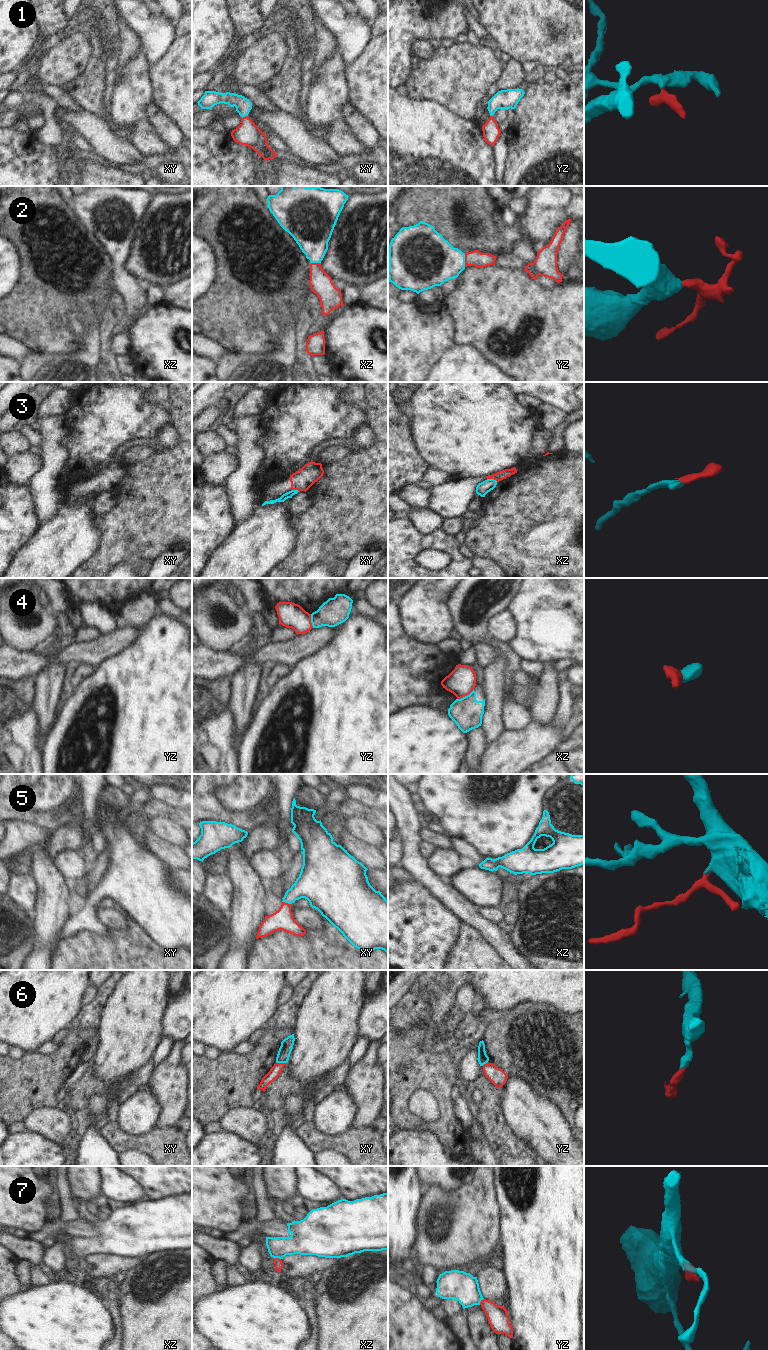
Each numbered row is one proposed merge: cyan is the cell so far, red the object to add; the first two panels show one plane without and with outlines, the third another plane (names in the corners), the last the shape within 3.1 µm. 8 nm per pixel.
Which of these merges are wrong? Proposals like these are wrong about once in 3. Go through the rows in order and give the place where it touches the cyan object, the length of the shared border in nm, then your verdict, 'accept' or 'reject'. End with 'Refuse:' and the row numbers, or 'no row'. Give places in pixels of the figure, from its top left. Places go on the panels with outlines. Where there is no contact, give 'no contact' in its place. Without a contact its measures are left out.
1: meets cyan in xy at (244, 116); contact 50 nm long; accept
2: meets cyan in yz at (464, 260); contact 100 nm long; accept
3: meets cyan in xz at (492, 479); contact 90 nm long; reject
4: meets cyan in xz at (465, 696); contact 160 nm long; reject
5: meets cyan in xy at (287, 902); contact 70 nm long; accept
6: meets cyan in xy at (281, 1062); contact 80 nm long; reject
7: meets cyan in yz at (480, 1301); contact 70 nm long; accept
Refuse: 3, 4, 6

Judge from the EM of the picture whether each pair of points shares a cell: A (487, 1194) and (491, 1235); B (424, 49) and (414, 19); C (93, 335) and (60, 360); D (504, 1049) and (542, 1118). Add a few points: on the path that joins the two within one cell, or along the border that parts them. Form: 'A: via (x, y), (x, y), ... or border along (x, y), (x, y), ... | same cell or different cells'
A: via (477, 1204), (476, 1220), (481, 1225) | same cell
B: border along (428, 40), (417, 39), (412, 44), (411, 53) | different cells
C: via (92, 346), (78, 360), (71, 360) | same cell
D: border along (508, 1075), (522, 1077), (537, 1092) | different cells

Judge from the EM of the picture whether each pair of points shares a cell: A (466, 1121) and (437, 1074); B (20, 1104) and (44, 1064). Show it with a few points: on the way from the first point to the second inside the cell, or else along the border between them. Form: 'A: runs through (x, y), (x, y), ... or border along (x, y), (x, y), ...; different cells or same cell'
A: border along (453, 1101), (454, 1115), (461, 1123); different cells
B: runs through (33, 1101), (46, 1090), (46, 1077); same cell

